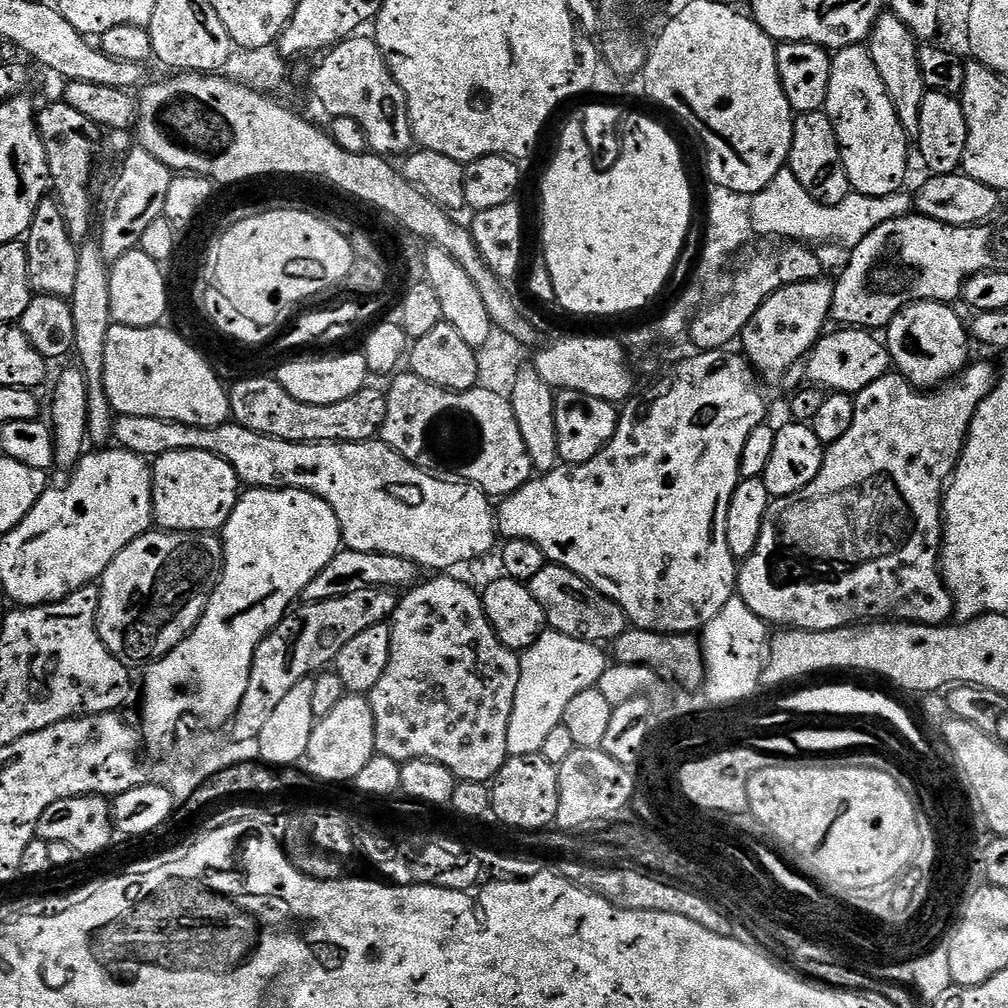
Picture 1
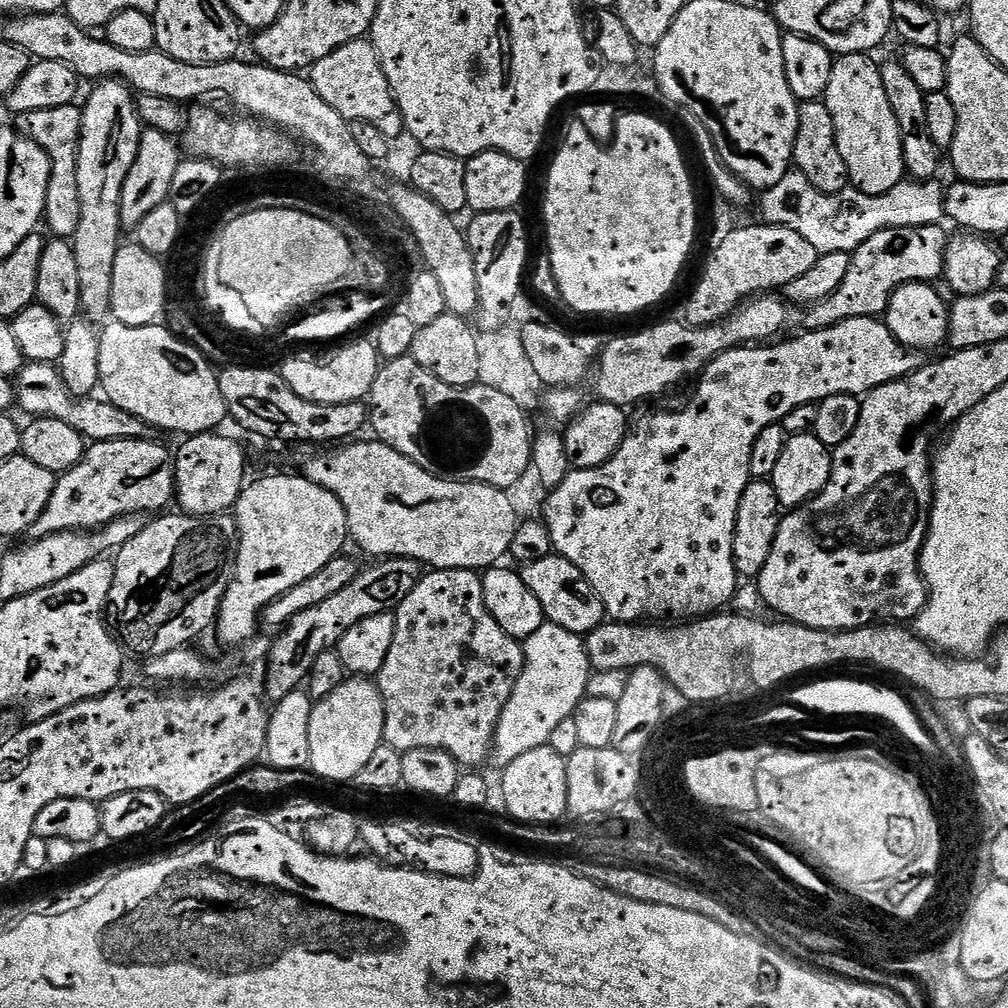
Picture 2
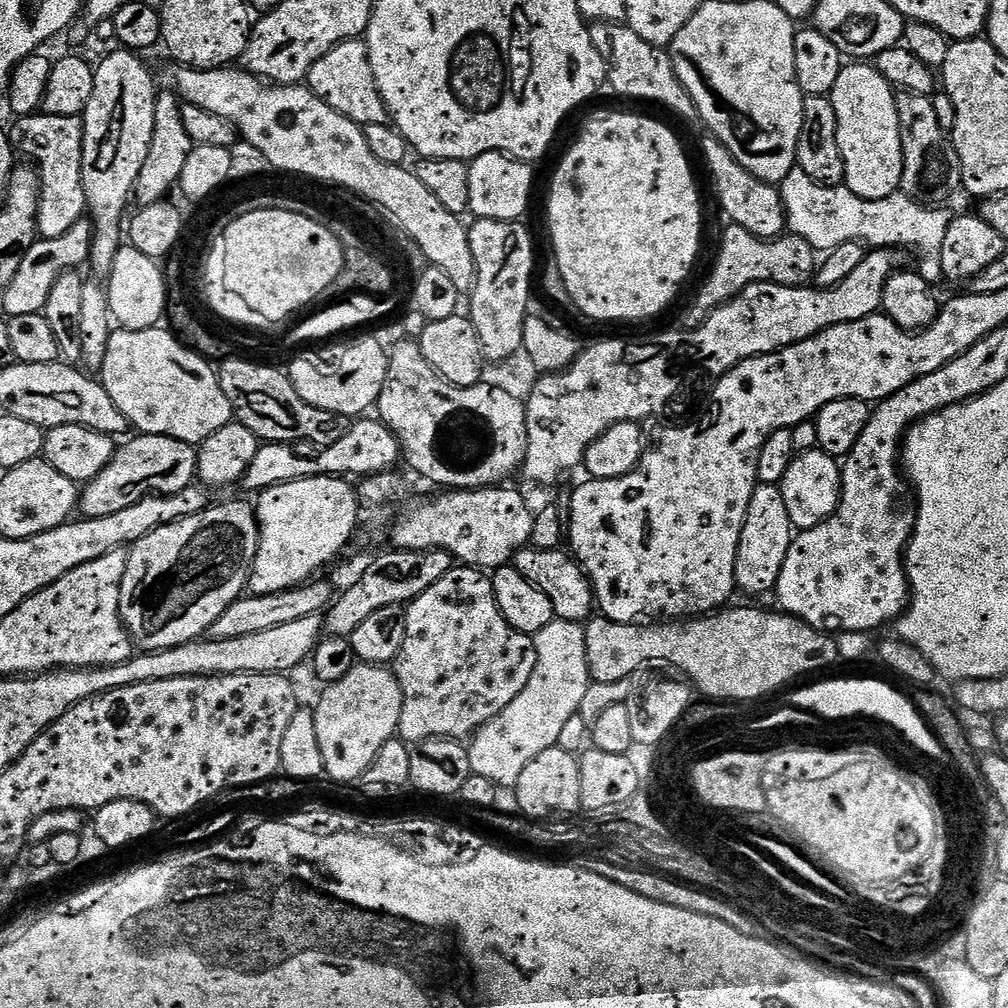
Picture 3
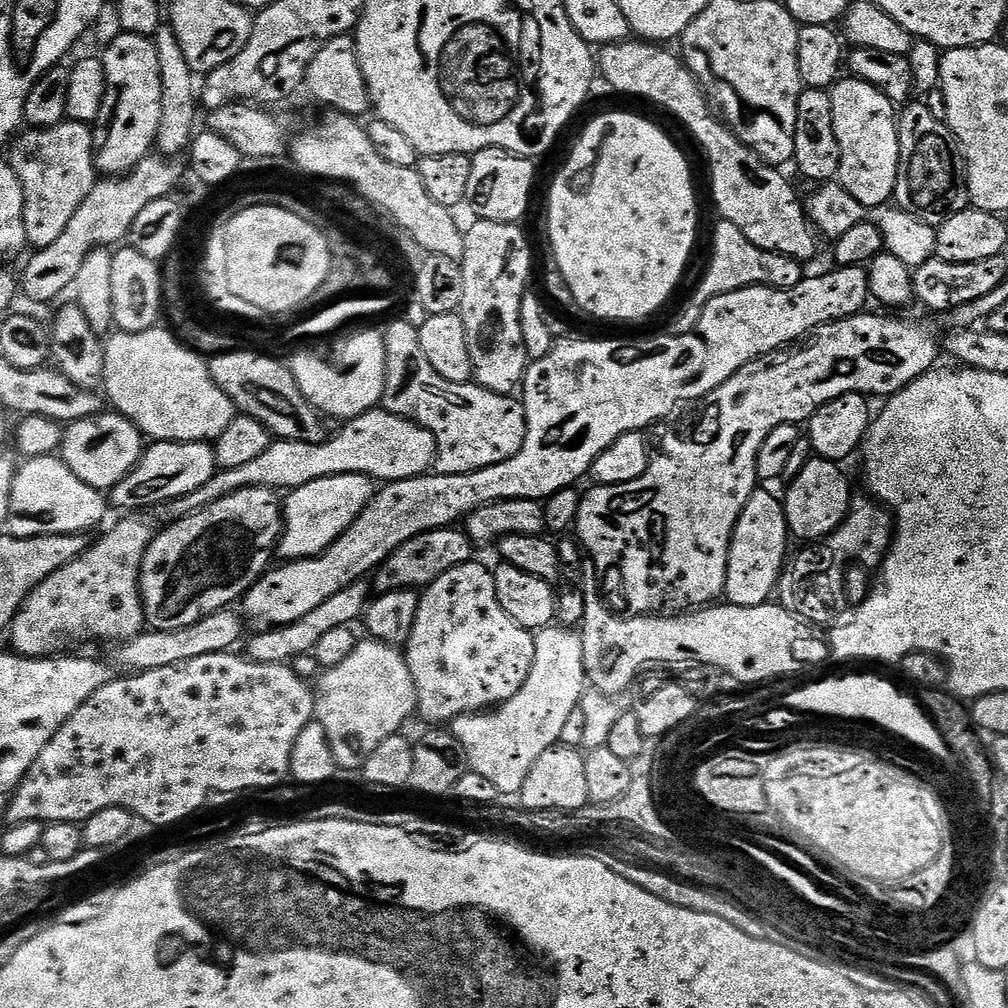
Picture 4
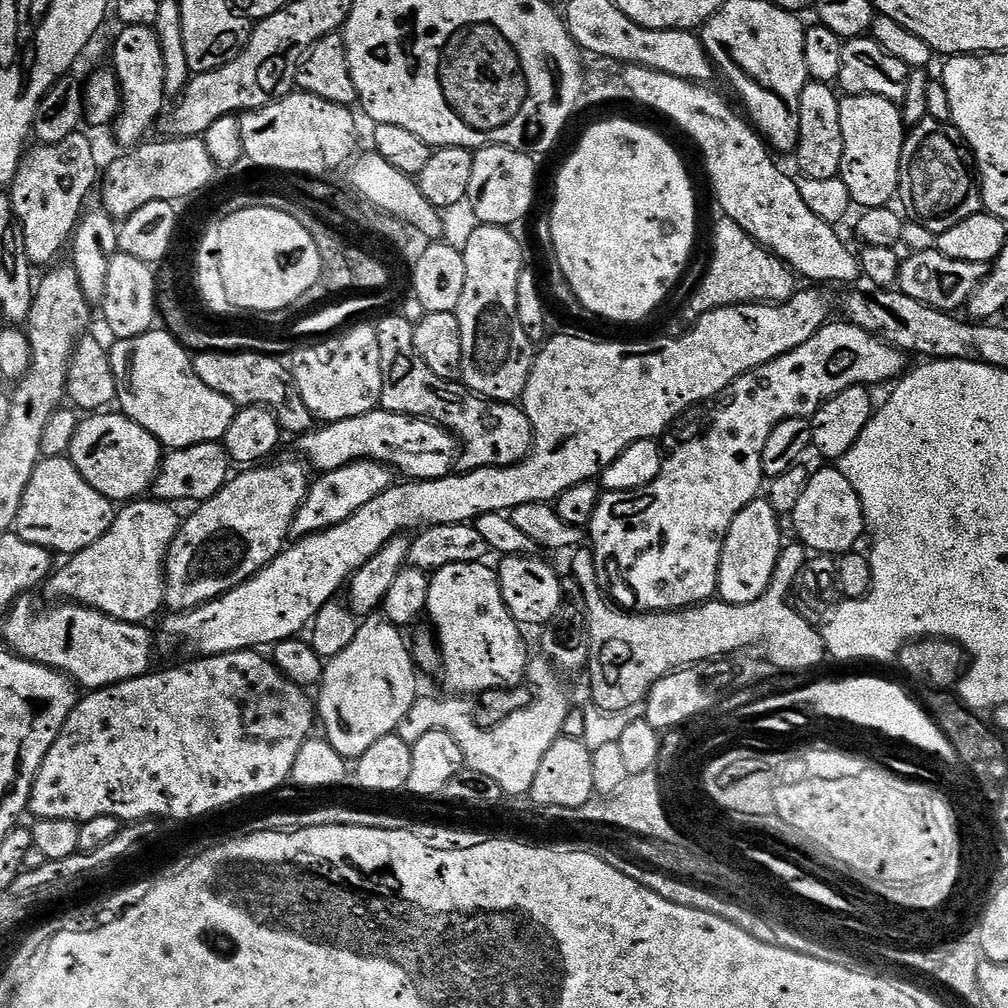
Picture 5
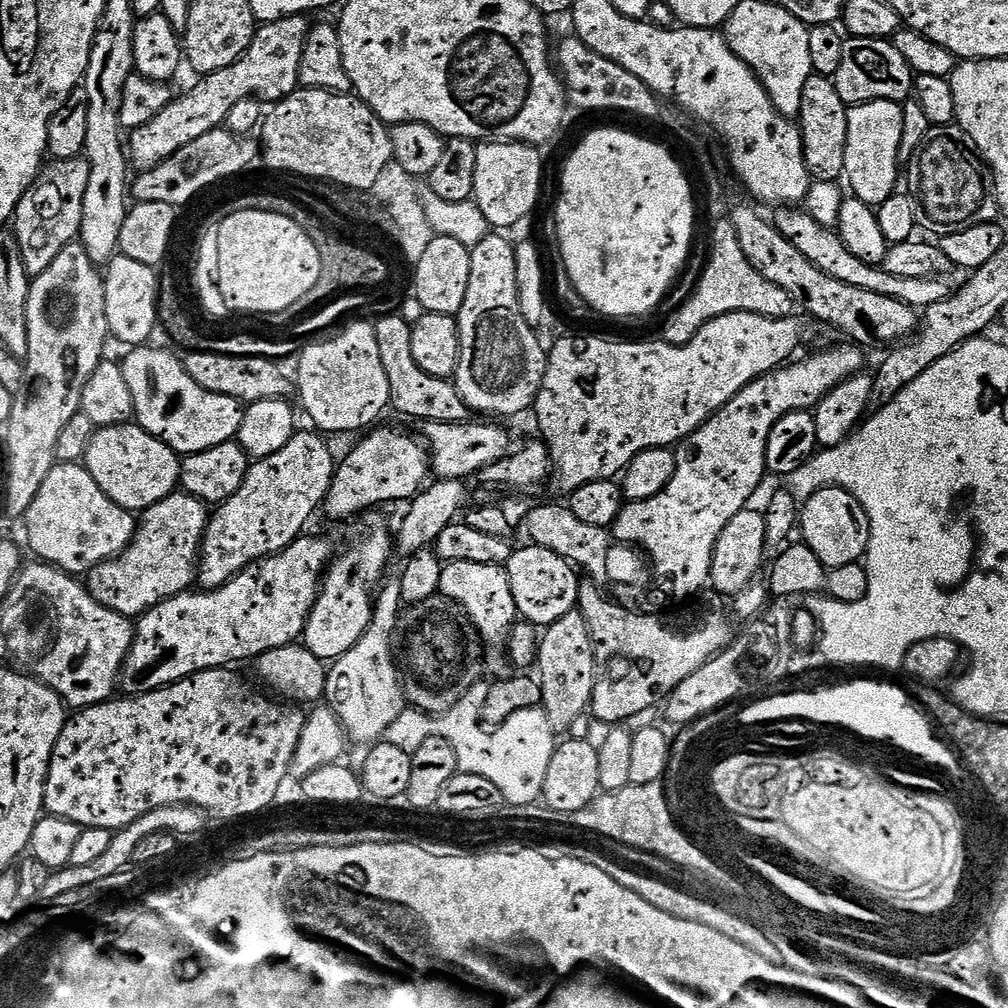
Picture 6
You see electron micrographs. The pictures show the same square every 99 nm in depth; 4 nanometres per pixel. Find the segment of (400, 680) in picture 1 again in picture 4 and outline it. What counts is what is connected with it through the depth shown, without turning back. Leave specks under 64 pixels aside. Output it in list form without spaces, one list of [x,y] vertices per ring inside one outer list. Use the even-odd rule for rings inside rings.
[[[479,562],[454,566],[454,570],[442,574],[442,578],[423,589],[418,618],[414,618],[414,630],[406,645],[406,657],[416,687],[415,711],[428,726],[444,726],[459,716],[495,709],[514,698],[514,694],[522,690],[526,678],[530,678],[536,637],[529,629],[518,626],[518,622],[502,610],[492,573],[491,567]]]

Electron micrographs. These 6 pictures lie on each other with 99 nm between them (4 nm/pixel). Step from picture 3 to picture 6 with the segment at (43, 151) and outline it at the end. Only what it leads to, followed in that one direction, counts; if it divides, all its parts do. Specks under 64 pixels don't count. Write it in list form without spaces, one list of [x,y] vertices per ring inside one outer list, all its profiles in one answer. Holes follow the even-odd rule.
[[[84,156],[45,163],[36,181],[22,194],[16,207],[14,231],[22,250],[22,262],[29,277],[36,277],[66,250],[80,235],[82,202],[86,199],[86,186],[90,183],[90,166]]]

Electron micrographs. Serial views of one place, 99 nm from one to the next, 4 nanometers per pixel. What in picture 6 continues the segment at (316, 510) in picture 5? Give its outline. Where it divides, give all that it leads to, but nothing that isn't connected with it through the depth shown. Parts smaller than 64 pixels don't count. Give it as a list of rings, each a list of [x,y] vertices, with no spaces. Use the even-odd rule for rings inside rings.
[[[376,426],[345,460],[339,461],[326,494],[322,508],[336,520],[379,509],[380,504],[392,504],[395,500],[411,501],[425,487],[430,476],[430,457],[419,439],[407,436],[396,428]],[[425,479],[425,480],[424,480]]]

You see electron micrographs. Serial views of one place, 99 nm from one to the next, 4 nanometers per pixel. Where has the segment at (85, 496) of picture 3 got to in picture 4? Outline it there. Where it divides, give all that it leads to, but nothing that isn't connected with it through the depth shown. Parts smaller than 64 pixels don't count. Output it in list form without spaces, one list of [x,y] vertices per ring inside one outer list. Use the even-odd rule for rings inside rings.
[[[157,440],[145,447],[144,455],[118,486],[110,489],[110,504],[116,508],[148,508],[167,500],[194,494],[198,486],[206,486],[218,470],[216,449],[211,443],[194,440],[184,444],[180,440]]]

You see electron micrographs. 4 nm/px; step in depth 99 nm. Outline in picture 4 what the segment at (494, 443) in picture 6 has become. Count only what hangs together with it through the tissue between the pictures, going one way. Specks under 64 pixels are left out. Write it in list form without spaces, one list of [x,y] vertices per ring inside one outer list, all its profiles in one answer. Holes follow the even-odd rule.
[[[377,406],[347,421],[336,435],[321,444],[273,439],[272,444],[266,446],[262,454],[258,454],[258,458],[245,462],[243,466],[220,468],[214,474],[214,478],[206,482],[206,486],[198,486],[194,494],[186,494],[182,498],[174,498],[164,504],[155,505],[154,513],[156,512],[157,518],[164,520],[163,522],[175,522],[202,511],[206,506],[222,498],[233,496],[238,490],[247,488],[291,490],[298,486],[306,486],[306,482],[338,474],[367,476],[373,482],[409,480],[415,476],[425,475],[435,462],[436,443],[421,424],[390,414],[384,411],[383,407]]]

